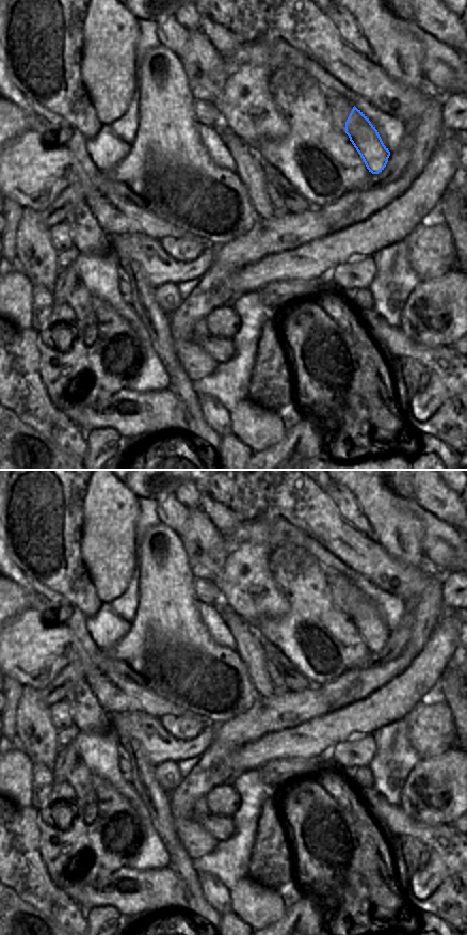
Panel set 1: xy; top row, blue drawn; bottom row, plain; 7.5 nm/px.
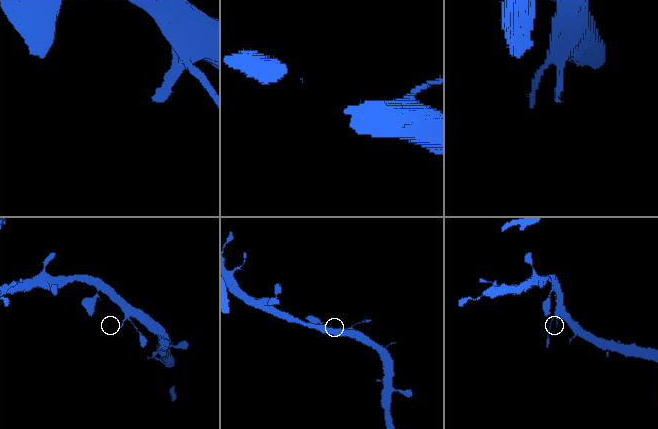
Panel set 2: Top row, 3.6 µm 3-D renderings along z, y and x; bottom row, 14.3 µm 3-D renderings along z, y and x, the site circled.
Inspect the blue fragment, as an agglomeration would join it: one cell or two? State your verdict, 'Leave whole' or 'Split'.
Leave whole

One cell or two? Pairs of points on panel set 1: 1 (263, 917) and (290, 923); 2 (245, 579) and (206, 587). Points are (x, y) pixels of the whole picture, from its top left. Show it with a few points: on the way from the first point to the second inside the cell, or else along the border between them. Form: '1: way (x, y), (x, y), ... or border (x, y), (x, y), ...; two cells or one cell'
1: border (286, 908), (286, 912), (271, 923); two cells
2: border (214, 582), (221, 591), (222, 600); two cells

